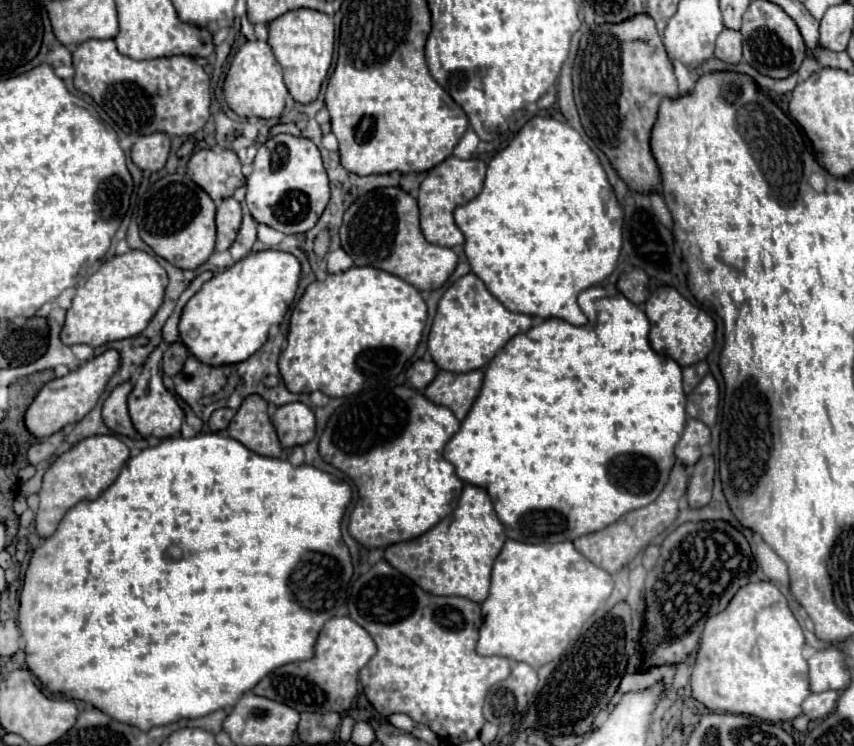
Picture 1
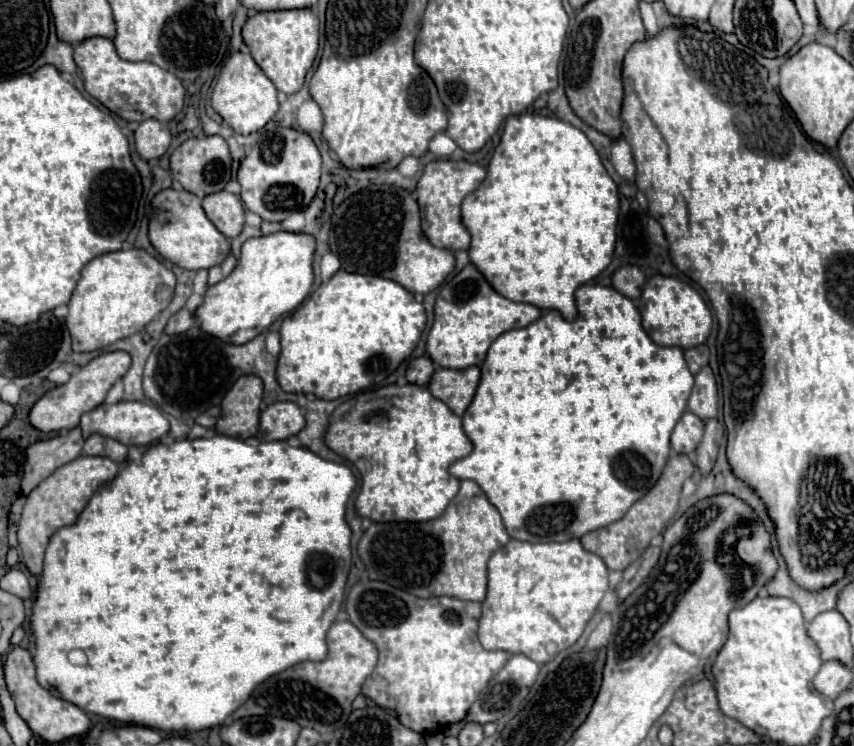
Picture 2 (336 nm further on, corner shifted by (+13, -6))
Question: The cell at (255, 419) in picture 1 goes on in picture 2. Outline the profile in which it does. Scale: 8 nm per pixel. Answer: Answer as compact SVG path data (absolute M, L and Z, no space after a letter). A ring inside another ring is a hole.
M241 376L223 398L215 430L241 440L255 436L259 430L261 398L263 382L257 376Z

